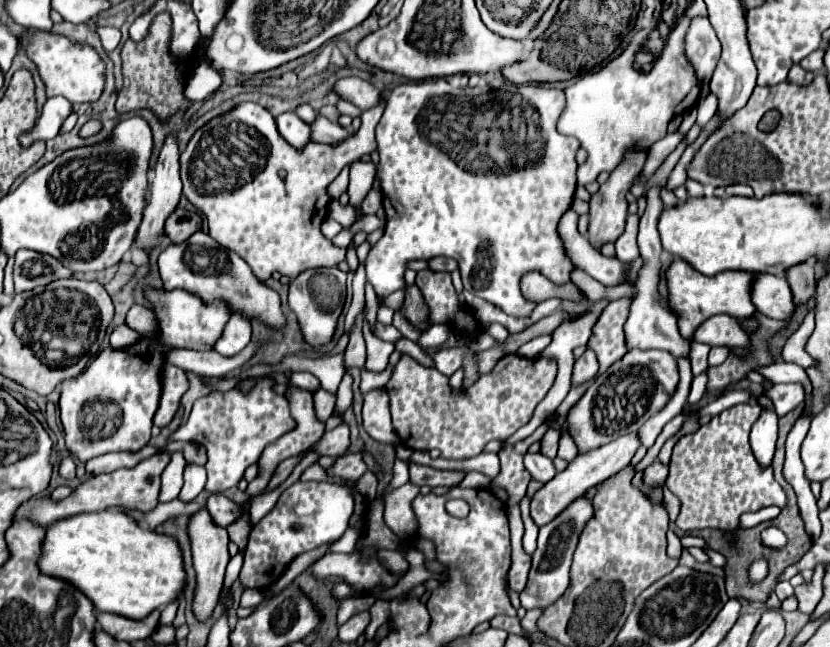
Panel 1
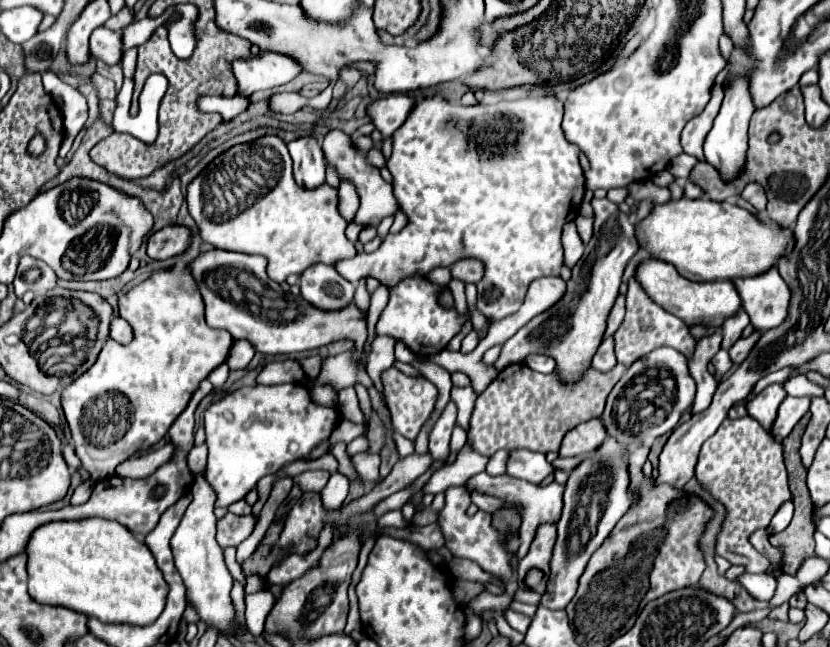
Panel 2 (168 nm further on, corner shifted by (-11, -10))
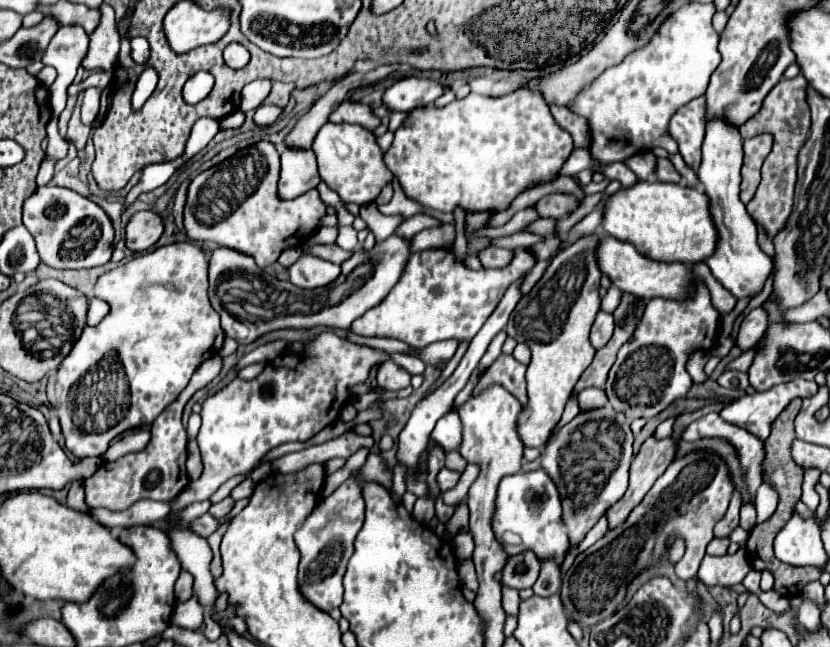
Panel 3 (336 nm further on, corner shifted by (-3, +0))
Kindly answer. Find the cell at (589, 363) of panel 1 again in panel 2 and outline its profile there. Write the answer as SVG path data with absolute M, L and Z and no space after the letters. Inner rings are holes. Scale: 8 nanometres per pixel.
M606 336L592 360L592 368L600 372L608 372L610 368L616 366L616 356L614 356L614 338Z

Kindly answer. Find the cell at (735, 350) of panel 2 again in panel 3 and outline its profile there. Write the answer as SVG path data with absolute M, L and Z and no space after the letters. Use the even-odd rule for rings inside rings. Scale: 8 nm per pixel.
M754 308L748 312L748 316L742 320L740 328L738 328L738 336L736 336L736 346L740 350L750 350L758 344L758 340L762 338L762 334L768 328L768 314L762 308Z

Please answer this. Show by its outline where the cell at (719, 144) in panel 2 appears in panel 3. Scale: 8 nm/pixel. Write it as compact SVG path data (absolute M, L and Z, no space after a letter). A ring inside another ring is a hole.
M714 116L706 122L706 138L702 144L702 164L698 168L698 178L702 190L712 198L712 218L718 226L718 246L716 252L706 260L712 274L730 290L738 300L754 298L764 290L764 284L772 272L772 258L764 254L756 242L756 224L746 212L740 200L740 168L742 168L742 136L738 128L726 122L722 116Z

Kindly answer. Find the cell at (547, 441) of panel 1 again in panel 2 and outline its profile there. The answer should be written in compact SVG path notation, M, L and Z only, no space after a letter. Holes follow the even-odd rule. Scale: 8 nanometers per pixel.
M602 418L588 420L576 428L572 428L560 446L560 456L580 456L580 454L590 454L602 440L606 438L606 428L602 424Z

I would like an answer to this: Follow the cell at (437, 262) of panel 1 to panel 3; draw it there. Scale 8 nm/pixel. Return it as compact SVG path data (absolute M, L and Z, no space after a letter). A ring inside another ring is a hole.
M488 246L488 248L482 248L476 256L484 268L504 268L512 258L512 250Z

